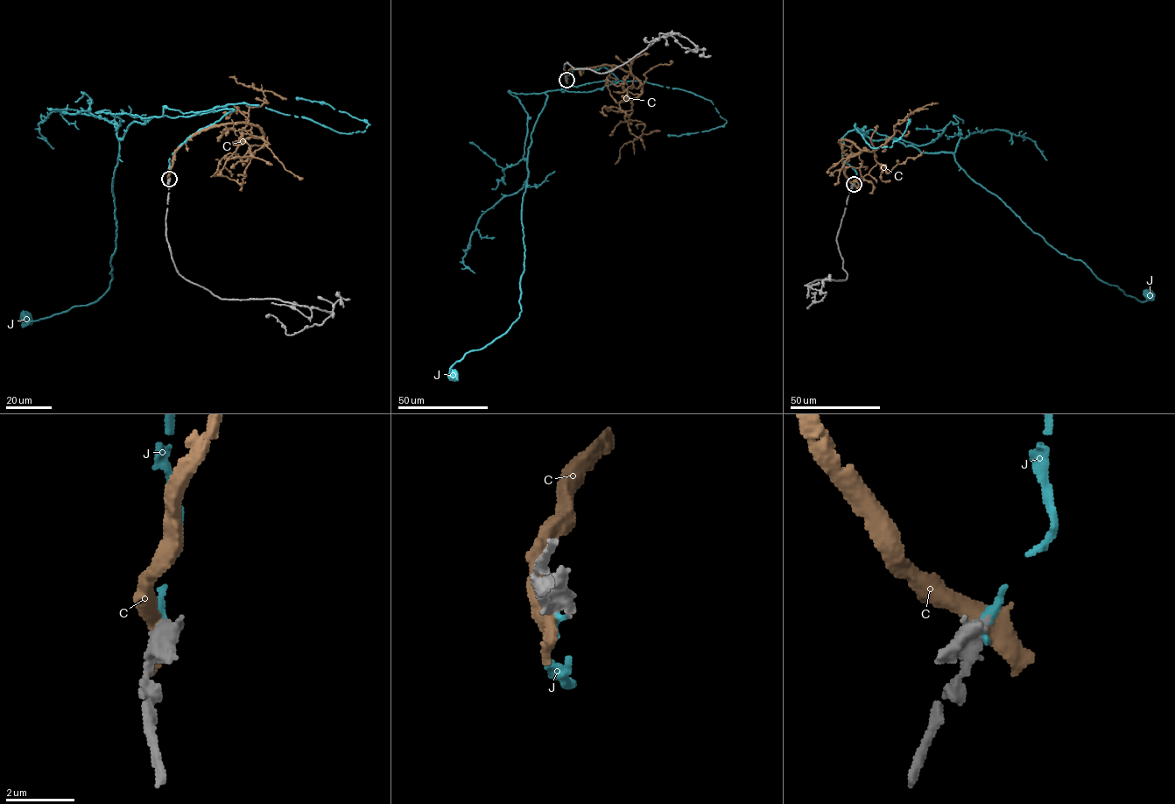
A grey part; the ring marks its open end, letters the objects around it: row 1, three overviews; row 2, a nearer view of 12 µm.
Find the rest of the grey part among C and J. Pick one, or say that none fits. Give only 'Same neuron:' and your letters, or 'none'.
Same neuron: J

